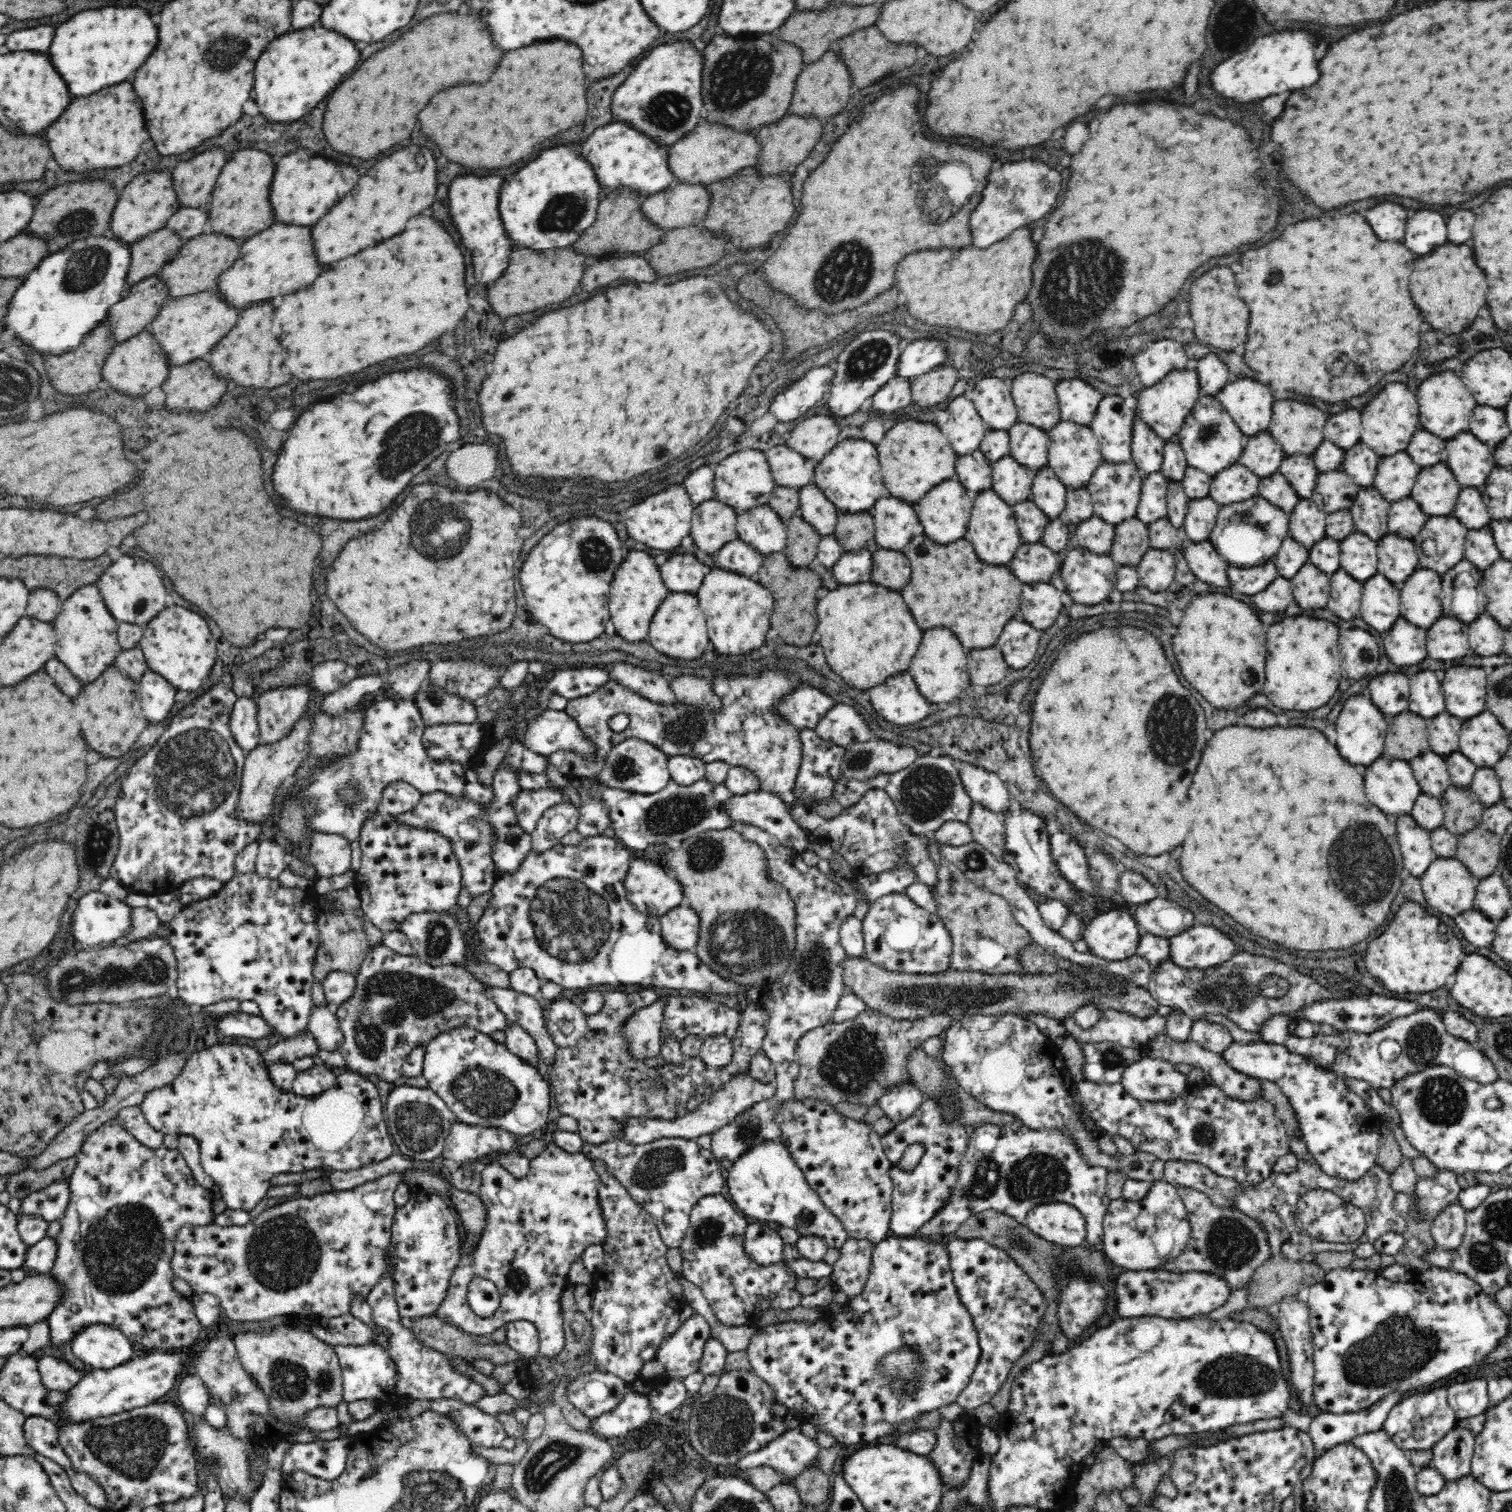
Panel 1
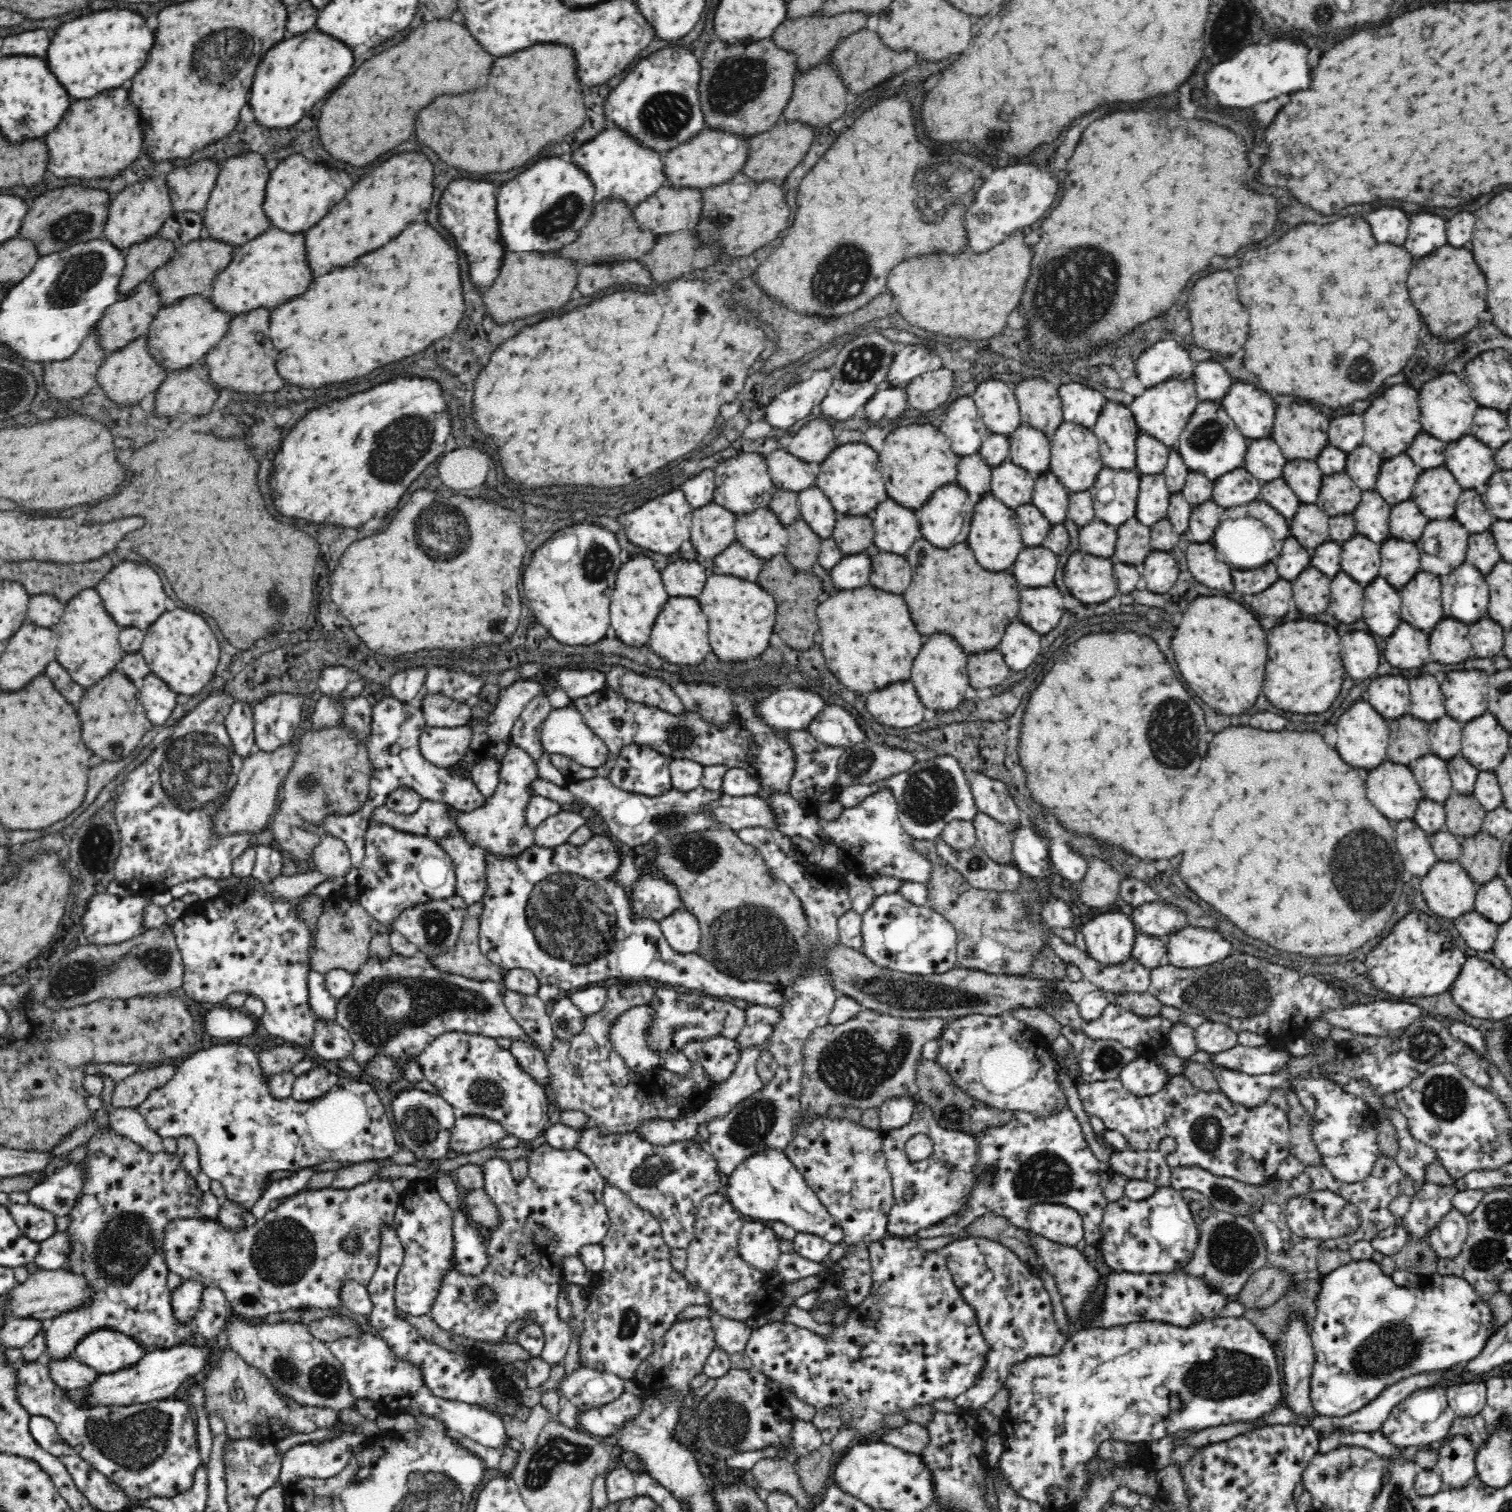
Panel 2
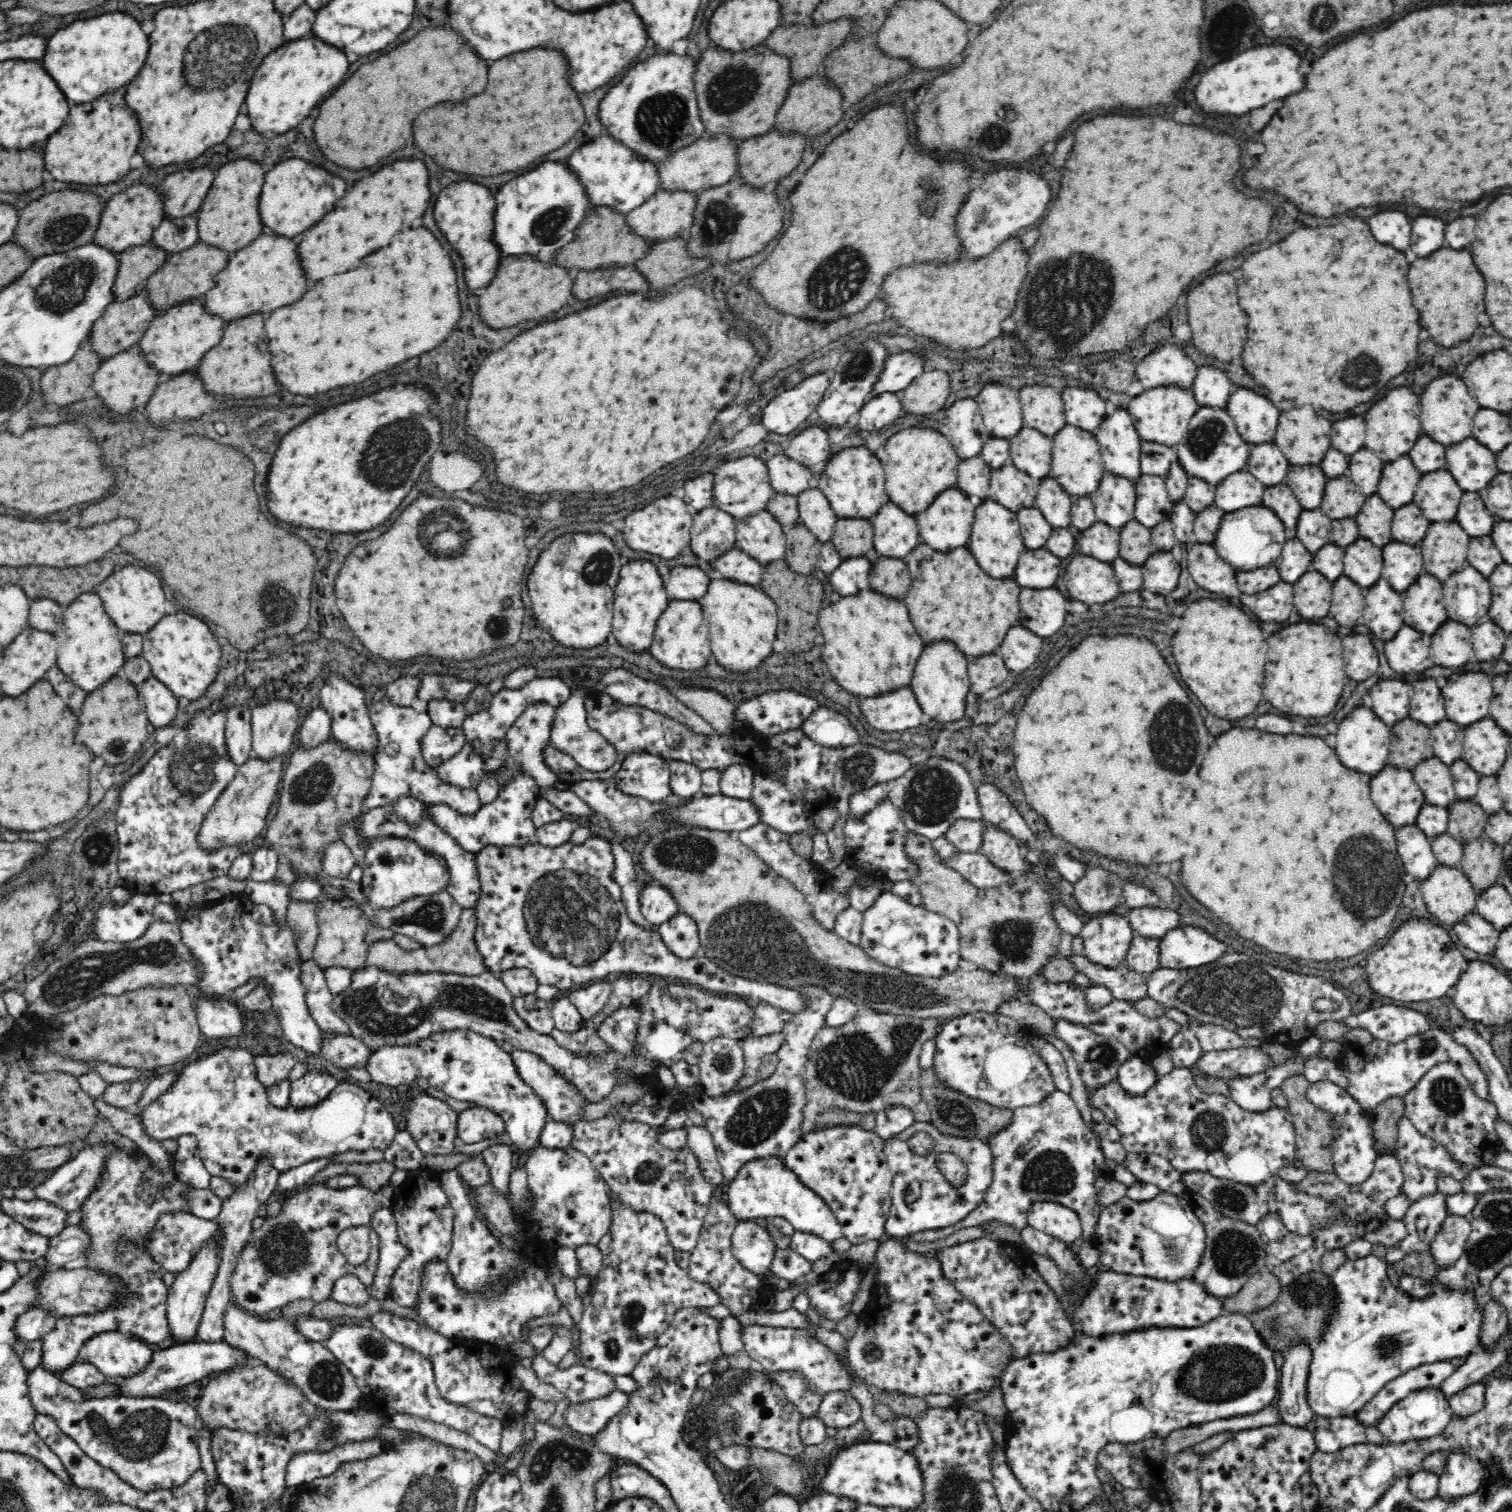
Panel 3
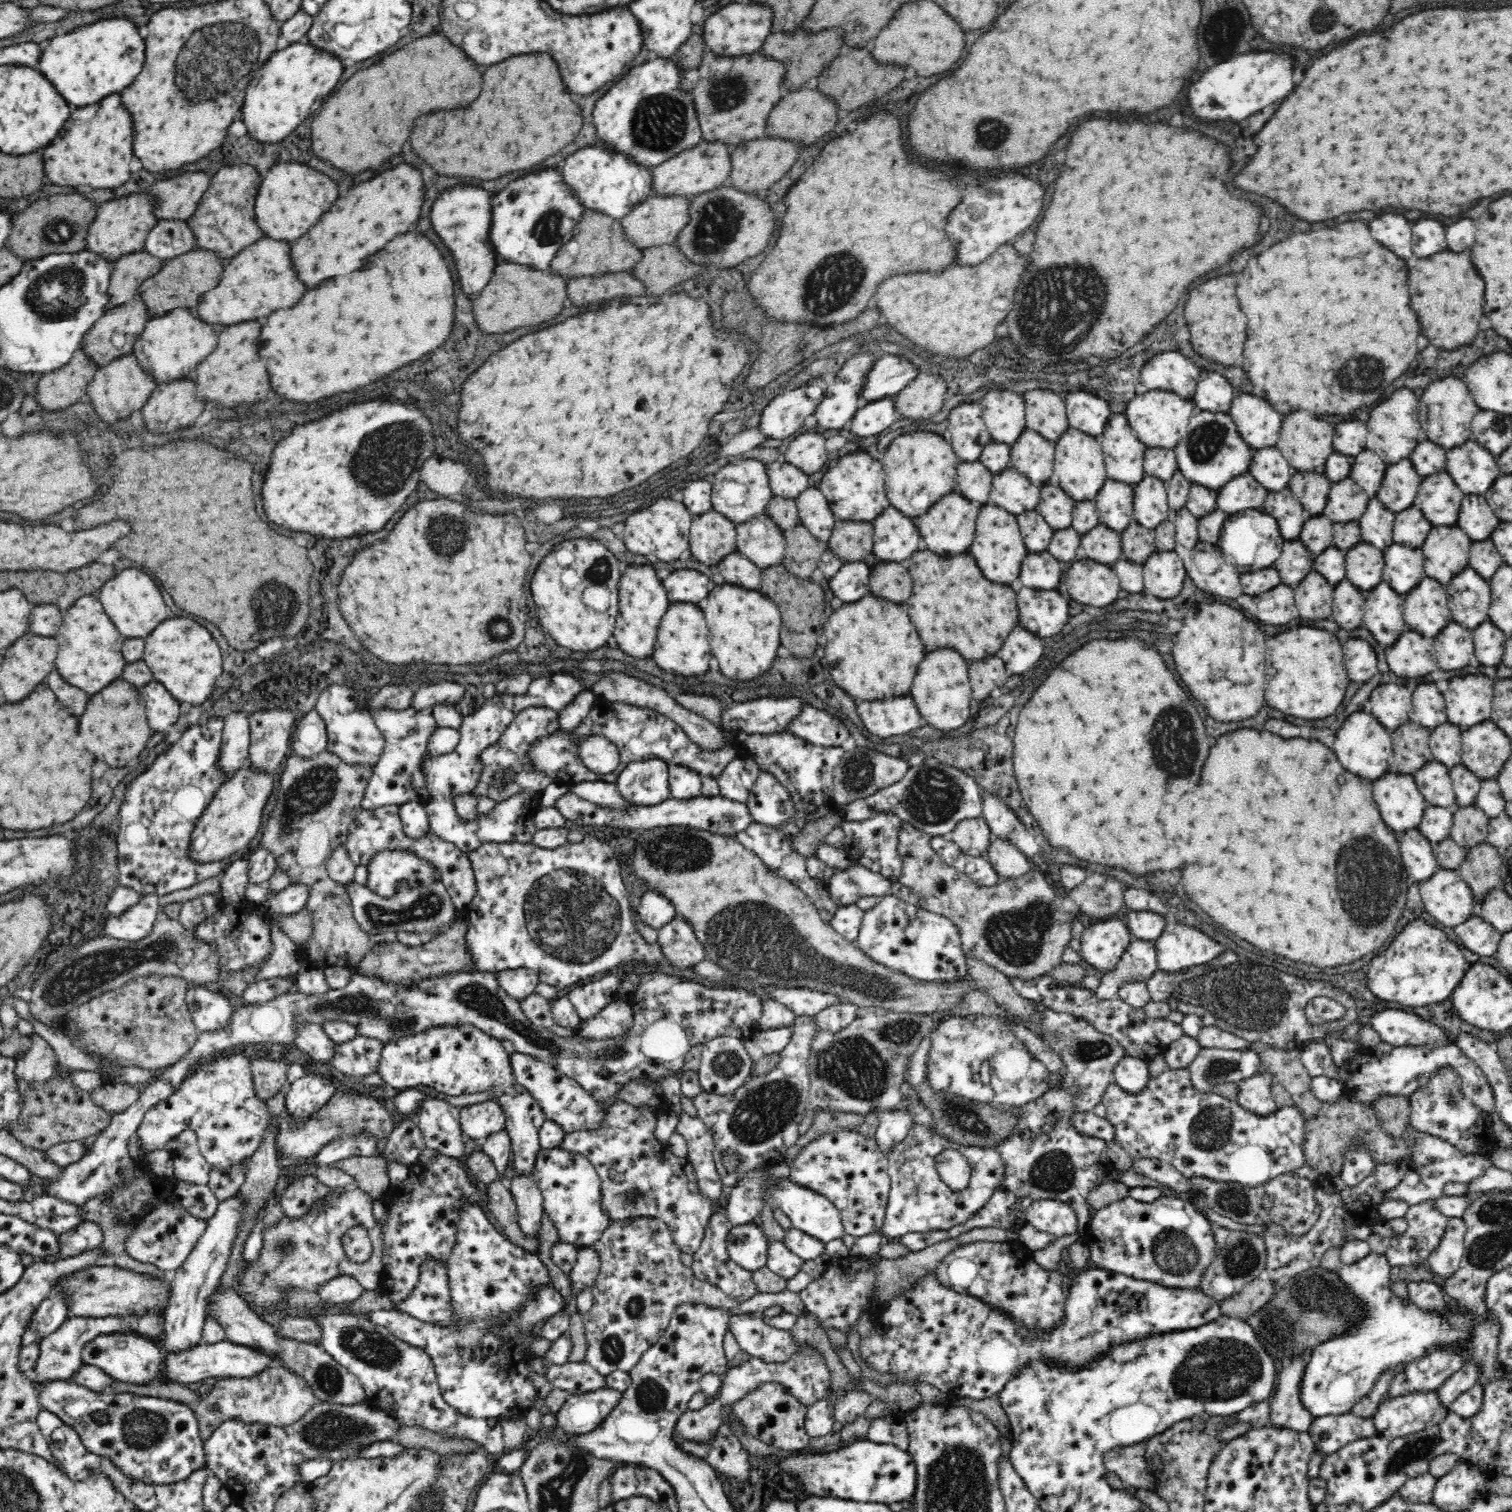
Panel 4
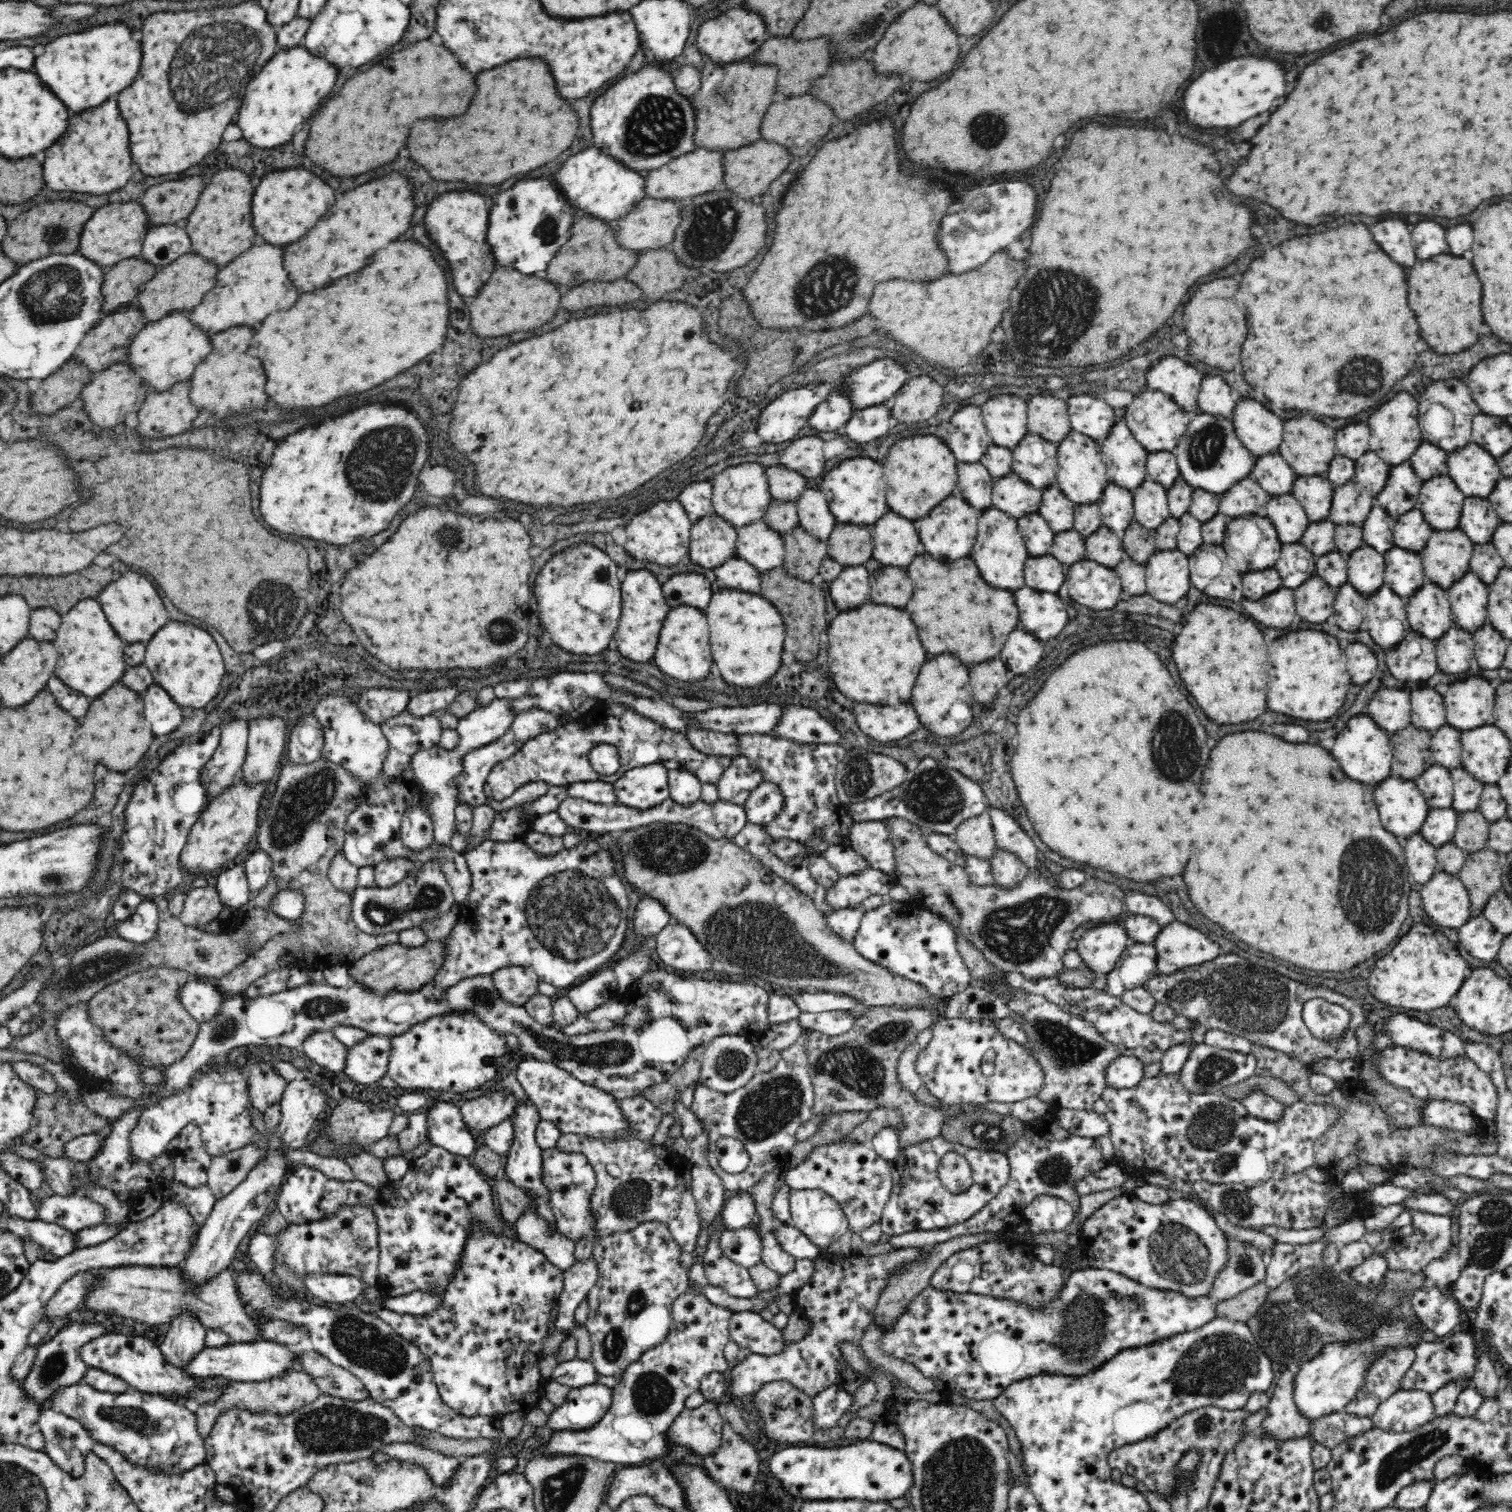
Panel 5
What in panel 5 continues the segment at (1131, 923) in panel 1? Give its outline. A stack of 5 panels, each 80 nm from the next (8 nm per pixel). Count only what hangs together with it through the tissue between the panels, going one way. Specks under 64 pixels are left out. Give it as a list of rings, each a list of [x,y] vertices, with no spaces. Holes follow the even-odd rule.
[[[1111,921],[1086,930],[1078,941],[1077,951],[1094,973],[1108,974],[1130,942],[1126,929]]]

